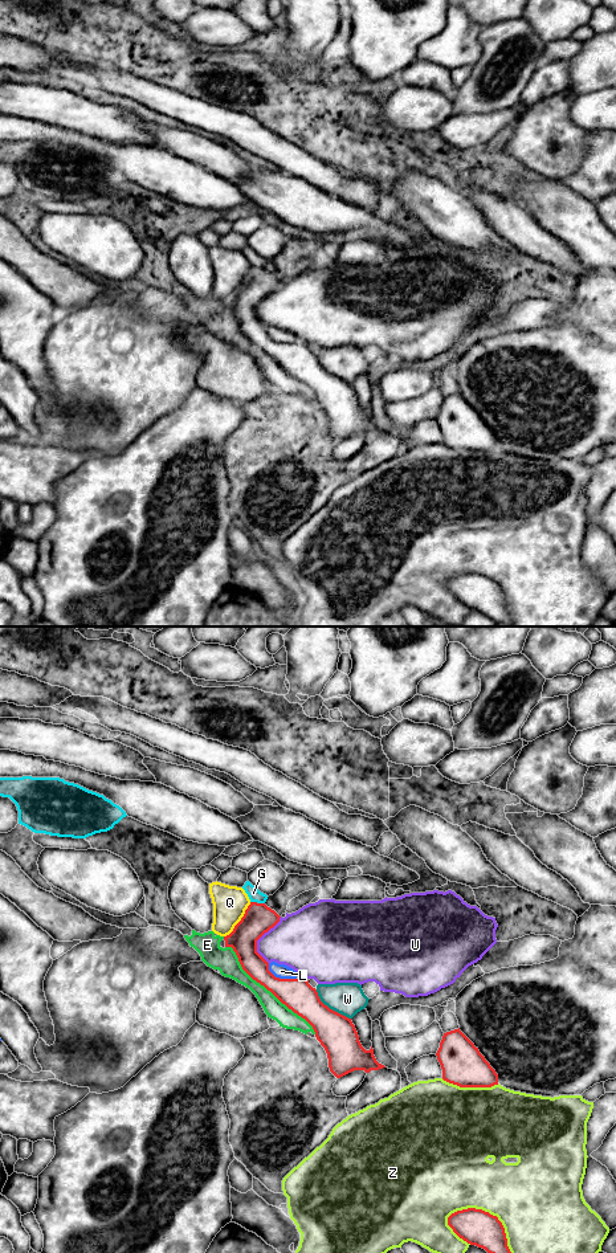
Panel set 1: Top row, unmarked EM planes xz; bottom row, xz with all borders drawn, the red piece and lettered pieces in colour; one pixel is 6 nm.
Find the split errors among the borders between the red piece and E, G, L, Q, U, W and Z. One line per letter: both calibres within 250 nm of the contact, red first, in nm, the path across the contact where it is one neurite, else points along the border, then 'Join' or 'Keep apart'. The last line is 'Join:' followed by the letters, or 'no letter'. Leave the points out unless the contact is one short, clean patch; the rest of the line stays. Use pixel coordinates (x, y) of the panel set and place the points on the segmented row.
E: Thickness 190 nm (red) against 120 nm. Keep apart
G: Thickness 180 nm (red) against 80 nm. Boundary: xz (251, 901), (264, 903). Keep apart
L: Thickness 190 nm (red) against 90 nm. Keep apart
Q: Thickness 180 nm (red) against 200 nm. Keep apart
U: Thickness 180 nm (red) against 340 nm. Keep apart
W: Thickness 240 nm (red) against 200 nm. Keep apart
Z: Thickness 220 nm (red) against 420 nm. Keep apart
Join: no letter

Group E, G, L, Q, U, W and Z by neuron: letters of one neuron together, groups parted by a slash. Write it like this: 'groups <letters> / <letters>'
groups E / G / L / Q / U / W / Z

